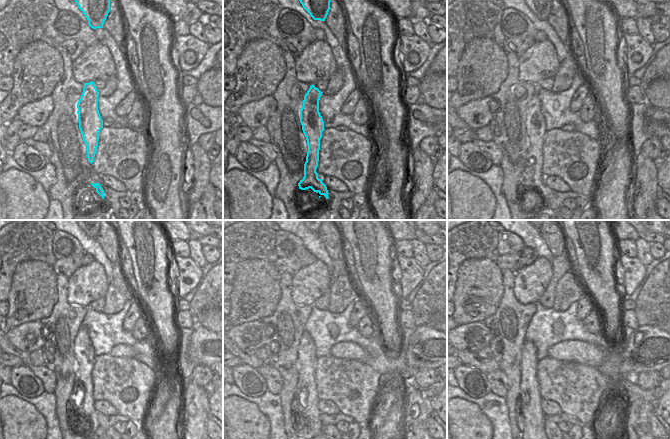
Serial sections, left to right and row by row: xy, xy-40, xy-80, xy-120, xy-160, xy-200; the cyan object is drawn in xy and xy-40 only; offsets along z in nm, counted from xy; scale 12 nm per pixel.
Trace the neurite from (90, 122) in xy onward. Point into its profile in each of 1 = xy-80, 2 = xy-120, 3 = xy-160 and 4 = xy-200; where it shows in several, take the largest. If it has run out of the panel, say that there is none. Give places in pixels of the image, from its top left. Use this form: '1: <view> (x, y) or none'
1: xy-80 (535, 124)
2: xy-120 (84, 352)
3: xy-160 (309, 415)
4: xy-200 (533, 417)

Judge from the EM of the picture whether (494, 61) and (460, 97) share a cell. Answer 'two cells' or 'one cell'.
one cell

